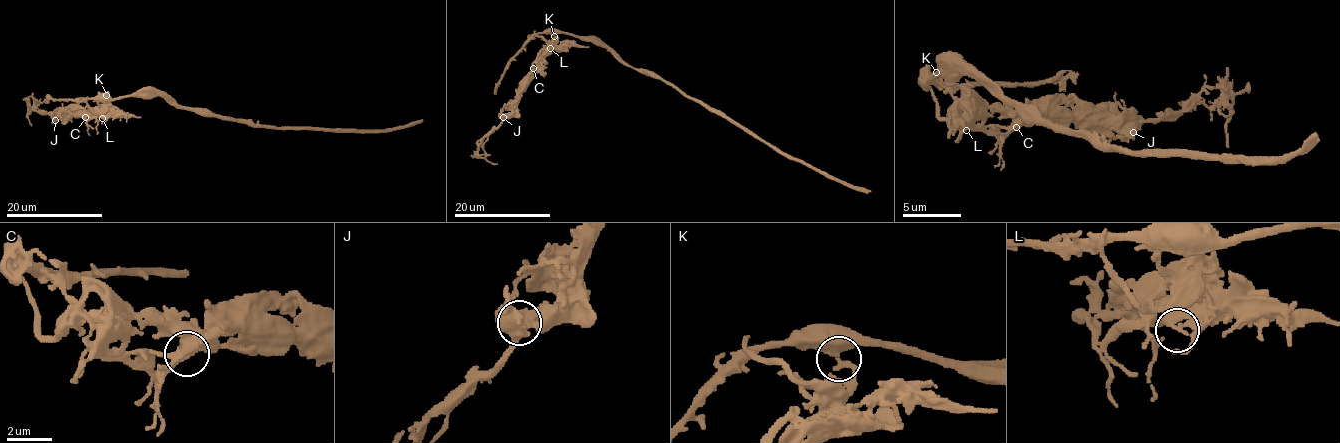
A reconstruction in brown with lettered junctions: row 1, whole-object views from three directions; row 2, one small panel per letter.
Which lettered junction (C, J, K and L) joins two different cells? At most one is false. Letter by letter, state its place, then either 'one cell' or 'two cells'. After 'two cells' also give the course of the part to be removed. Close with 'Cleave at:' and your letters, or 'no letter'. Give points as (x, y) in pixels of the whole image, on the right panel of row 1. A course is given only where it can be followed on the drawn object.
C: place (1016, 127); one cell
J: place (1133, 132); one cell
K: place (936, 72); two cells; course (937, 71), (1007, 112), (1160, 121), (1215, 89), (1247, 91)
L: place (966, 130); one cell
Cleave at: K

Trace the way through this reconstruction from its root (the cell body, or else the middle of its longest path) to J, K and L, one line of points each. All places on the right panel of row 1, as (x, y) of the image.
J: (1025, 109), (966, 74), (928, 80), (940, 74), (1004, 112), (1113, 115), (1130, 121), (1133, 132)
K: (1025, 109), (995, 97), (966, 74), (937, 74), (928, 80), (937, 71)
L: (1025, 109), (966, 74), (928, 80), (934, 74), (960, 89), (966, 130)

